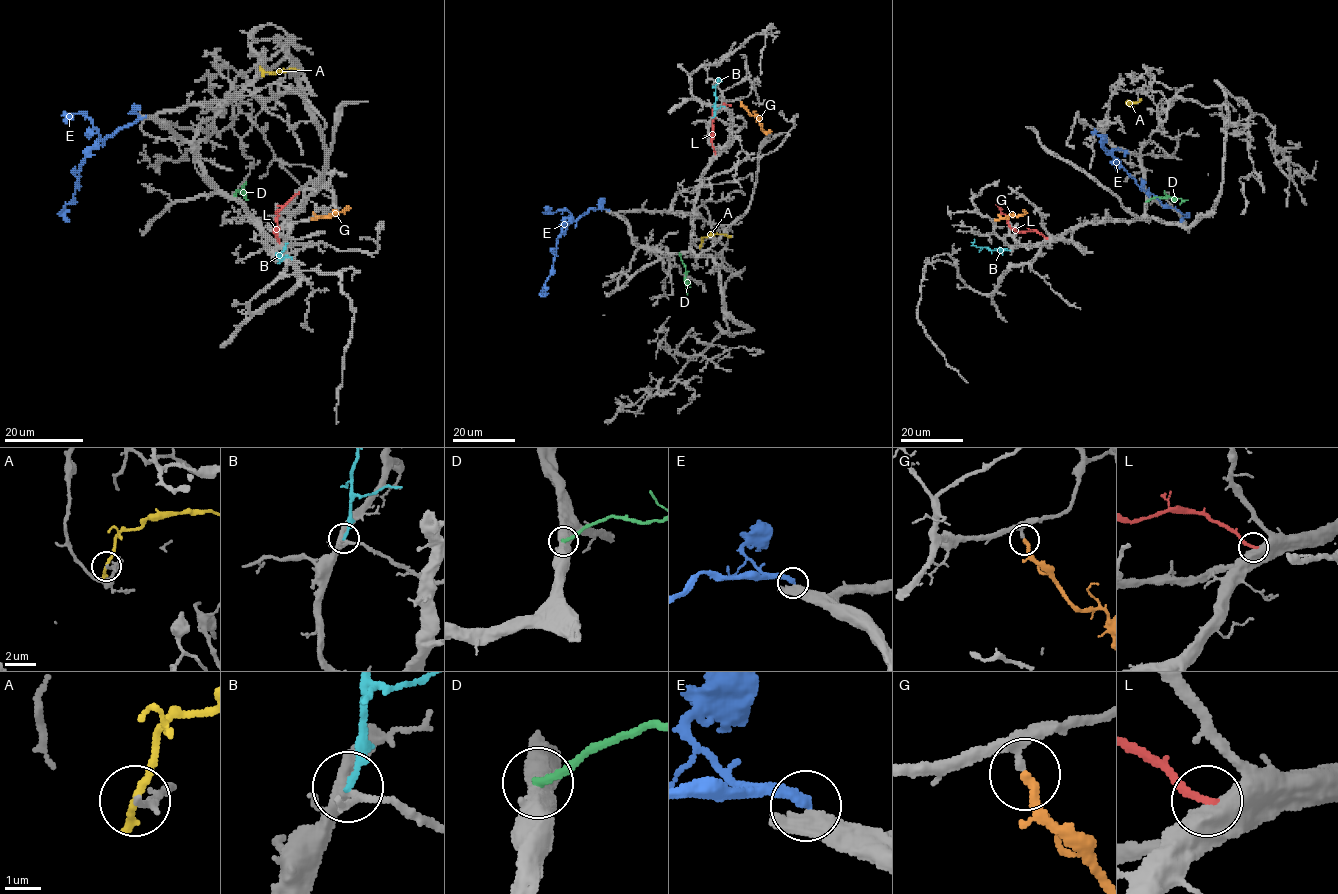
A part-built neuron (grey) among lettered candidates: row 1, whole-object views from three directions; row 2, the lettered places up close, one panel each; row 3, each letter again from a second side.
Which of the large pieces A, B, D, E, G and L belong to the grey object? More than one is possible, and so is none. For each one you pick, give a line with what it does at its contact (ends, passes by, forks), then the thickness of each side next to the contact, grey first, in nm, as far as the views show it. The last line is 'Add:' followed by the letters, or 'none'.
G: It ends there. Thickness 220 nm (grey) against 240 nm
Add: G

